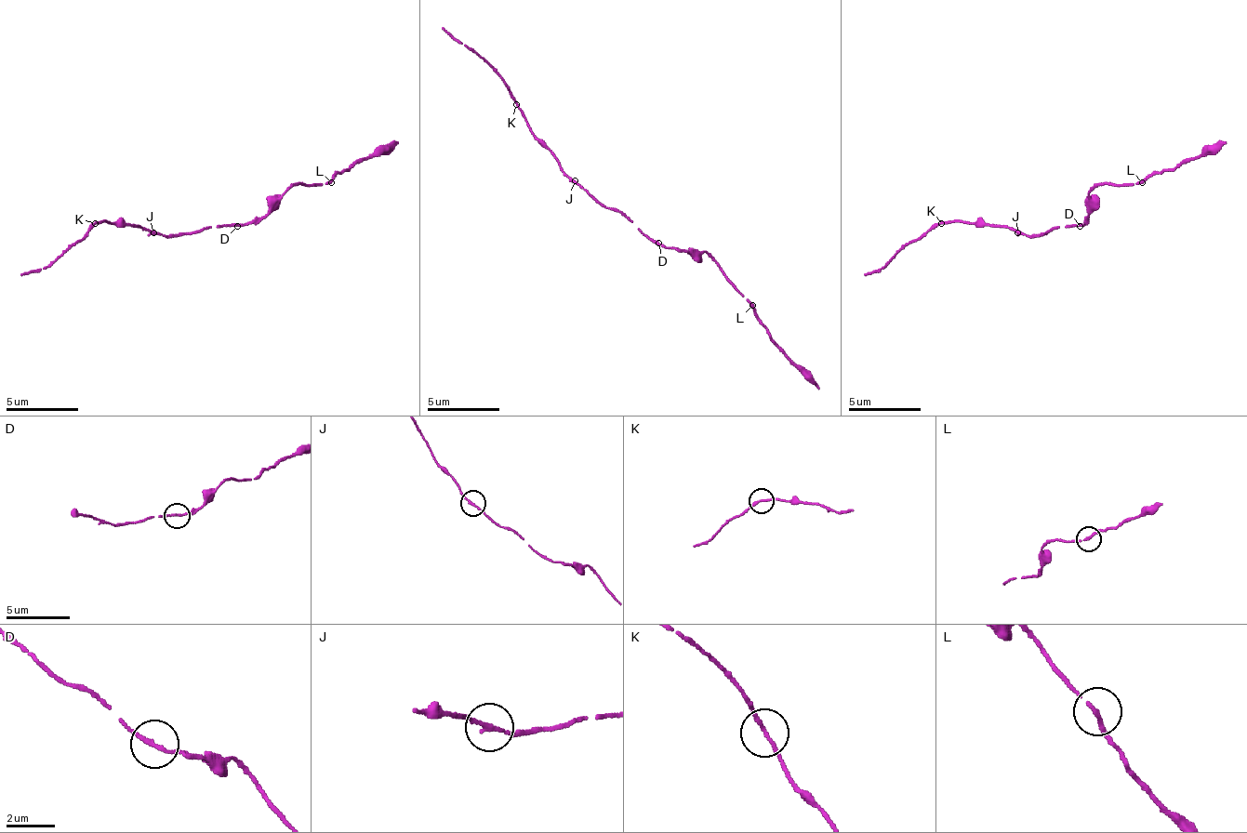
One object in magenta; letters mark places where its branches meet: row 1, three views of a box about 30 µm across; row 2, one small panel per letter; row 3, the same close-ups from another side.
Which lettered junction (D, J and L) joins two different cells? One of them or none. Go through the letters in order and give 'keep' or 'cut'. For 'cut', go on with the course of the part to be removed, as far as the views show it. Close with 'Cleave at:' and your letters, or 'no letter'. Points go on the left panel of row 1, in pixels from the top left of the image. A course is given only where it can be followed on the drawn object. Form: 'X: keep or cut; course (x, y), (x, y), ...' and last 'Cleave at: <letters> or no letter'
D: keep
J: keep
L: keep
Cleave at: no letter

